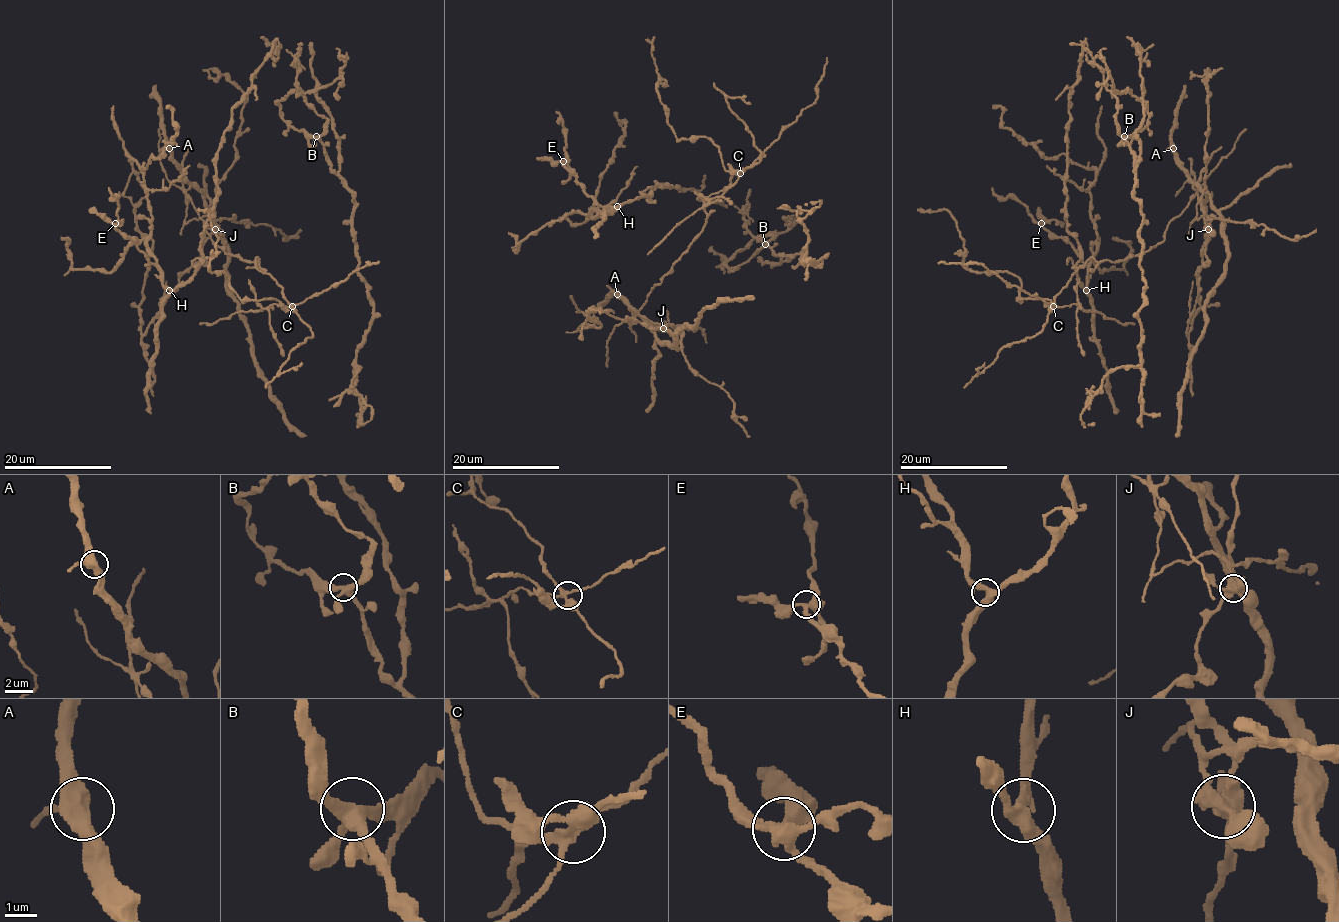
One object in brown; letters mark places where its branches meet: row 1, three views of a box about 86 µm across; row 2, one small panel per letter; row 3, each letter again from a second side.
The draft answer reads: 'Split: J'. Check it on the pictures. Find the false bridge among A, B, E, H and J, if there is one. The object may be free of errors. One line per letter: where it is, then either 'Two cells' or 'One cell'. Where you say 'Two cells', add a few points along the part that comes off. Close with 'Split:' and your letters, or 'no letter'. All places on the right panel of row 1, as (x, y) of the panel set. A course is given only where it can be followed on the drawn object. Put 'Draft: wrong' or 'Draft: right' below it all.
A: Place: (1173, 148). One cell
B: Place: (1124, 136). One cell
E: Place: (1041, 223). One cell
H: Place: (1086, 290). One cell
J: Place: (1208, 229). Two cells. Course of the part to remove: (1208, 228), (1196, 195), (1156, 246), (1080, 266), (1052, 310), (968, 269), (955, 219), (920, 210)
Split: J
Draft: right

